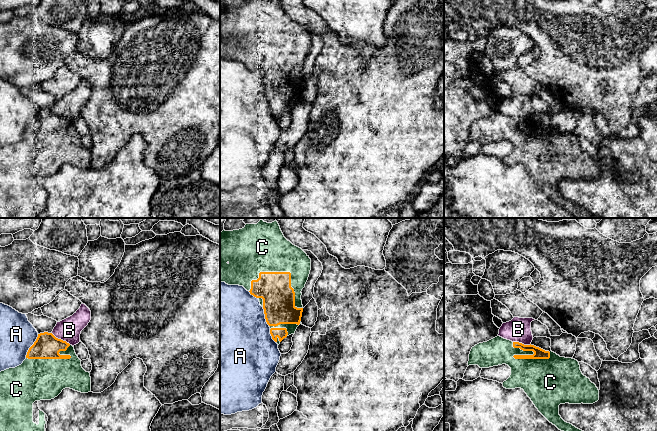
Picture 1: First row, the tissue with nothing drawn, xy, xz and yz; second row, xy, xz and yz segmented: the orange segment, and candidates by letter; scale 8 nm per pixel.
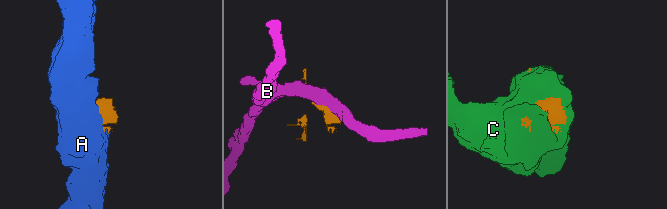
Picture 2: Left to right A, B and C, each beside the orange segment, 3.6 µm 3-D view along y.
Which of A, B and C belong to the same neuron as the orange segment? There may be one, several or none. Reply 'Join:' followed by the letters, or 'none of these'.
Join: C

